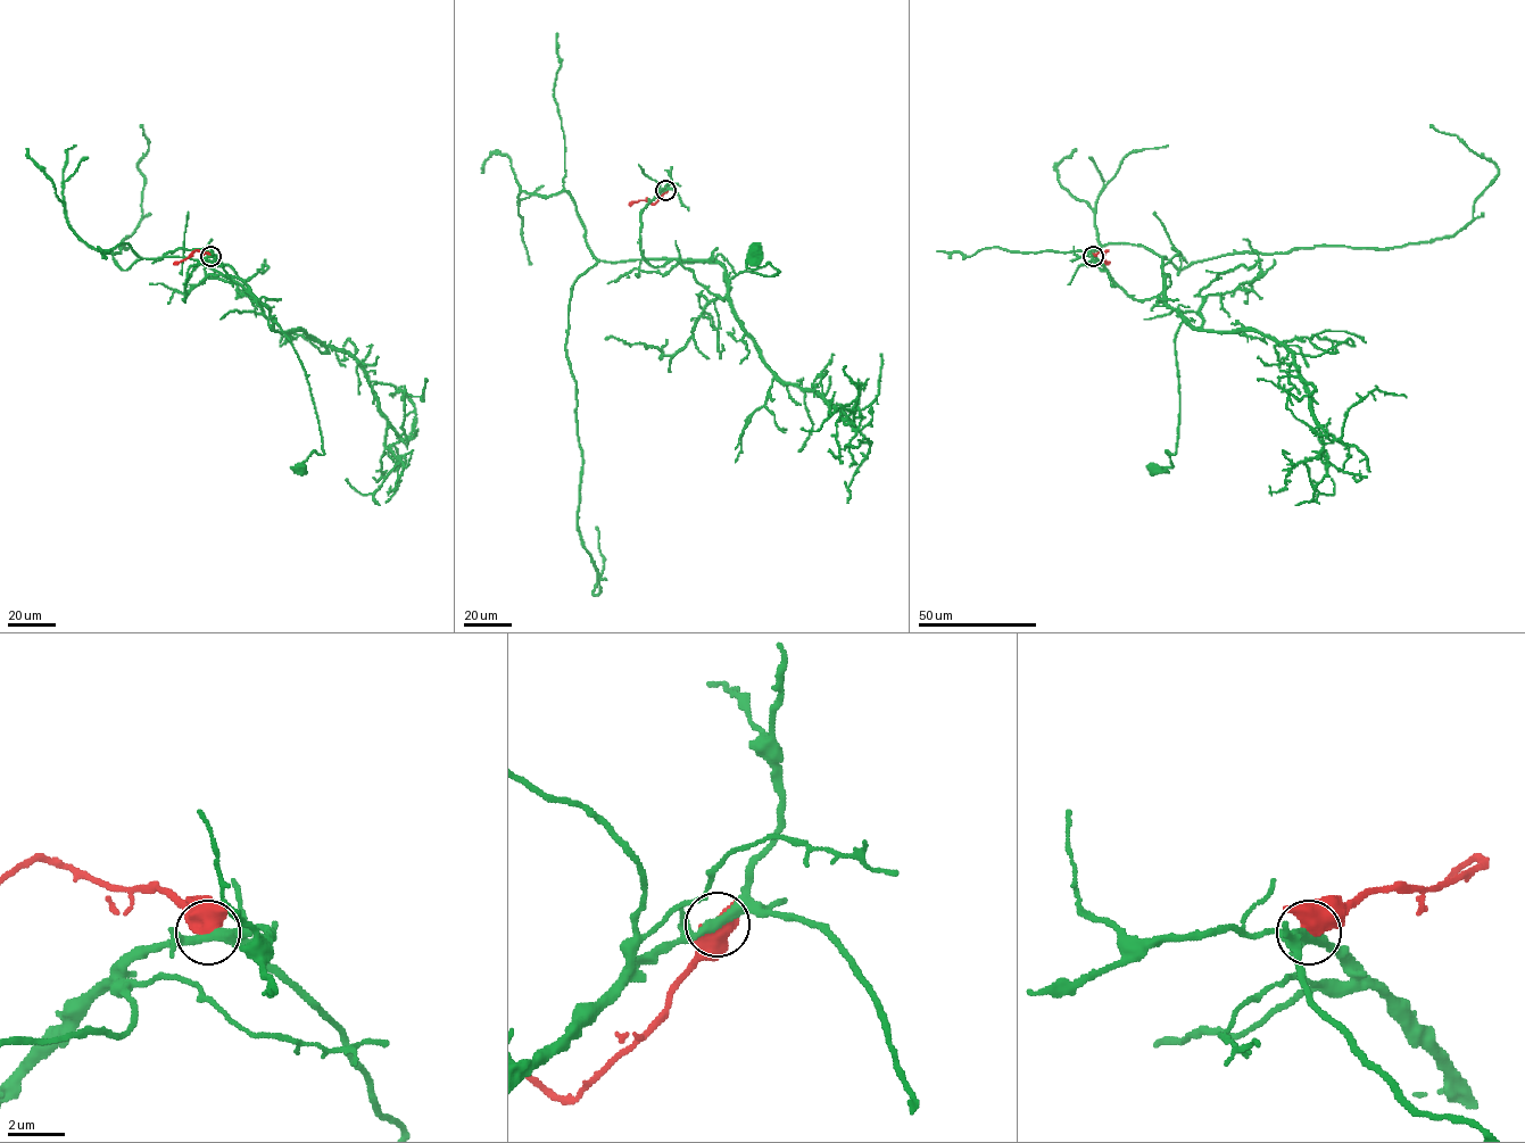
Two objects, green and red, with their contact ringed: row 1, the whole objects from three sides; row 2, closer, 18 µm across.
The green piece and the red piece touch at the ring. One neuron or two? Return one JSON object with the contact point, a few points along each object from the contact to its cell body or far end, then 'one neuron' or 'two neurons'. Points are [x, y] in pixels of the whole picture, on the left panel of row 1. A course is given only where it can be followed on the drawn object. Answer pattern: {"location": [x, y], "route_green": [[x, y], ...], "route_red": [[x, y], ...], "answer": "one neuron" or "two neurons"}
{"location": [210, 256], "route_green": [[210, 256], [184, 300], [209, 274], [226, 275], [268, 308], [305, 371], [323, 452], [291, 468], [300, 469]], "route_red": [[210, 256], [196, 250], [173, 264]], "answer": "two neurons"}

